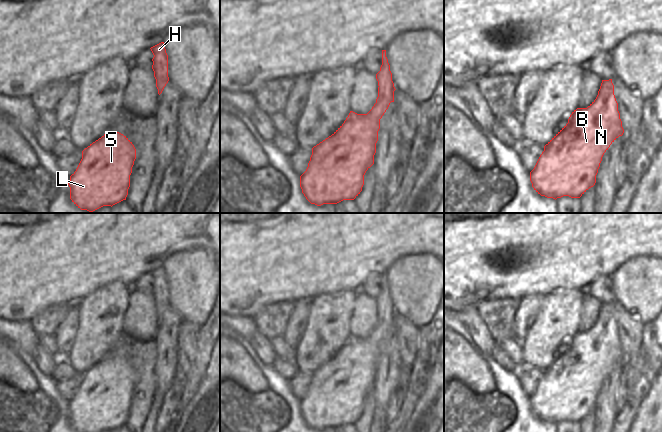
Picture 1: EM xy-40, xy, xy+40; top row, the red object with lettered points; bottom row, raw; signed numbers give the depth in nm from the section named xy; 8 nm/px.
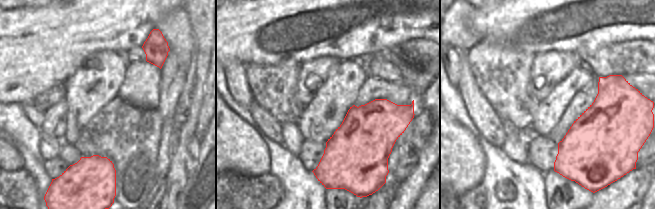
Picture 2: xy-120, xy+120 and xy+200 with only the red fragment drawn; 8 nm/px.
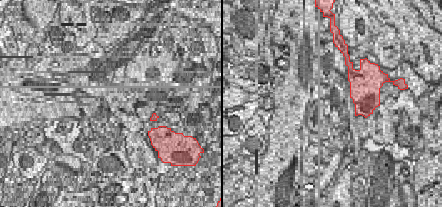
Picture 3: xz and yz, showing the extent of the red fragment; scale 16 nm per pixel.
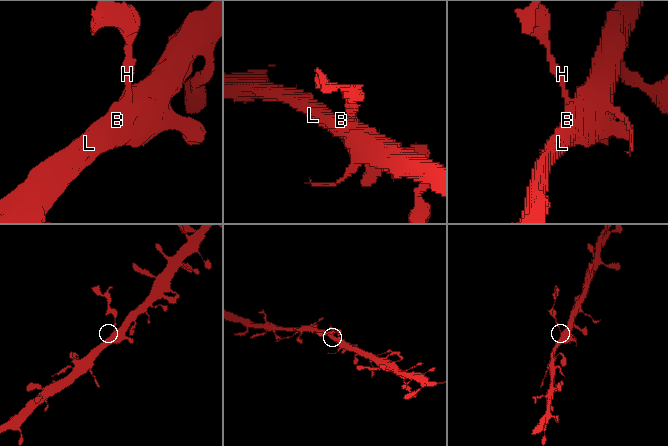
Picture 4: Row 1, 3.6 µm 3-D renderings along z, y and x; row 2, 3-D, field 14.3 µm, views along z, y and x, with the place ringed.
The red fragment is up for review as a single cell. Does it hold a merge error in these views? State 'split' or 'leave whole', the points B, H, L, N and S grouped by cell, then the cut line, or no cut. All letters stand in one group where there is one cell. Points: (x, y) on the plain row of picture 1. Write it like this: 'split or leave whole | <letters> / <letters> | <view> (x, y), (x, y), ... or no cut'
split | B L N S / H | xy+40 (601, 309), (614, 322)

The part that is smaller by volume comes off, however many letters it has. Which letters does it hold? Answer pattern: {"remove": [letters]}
{"remove": ["H"]}

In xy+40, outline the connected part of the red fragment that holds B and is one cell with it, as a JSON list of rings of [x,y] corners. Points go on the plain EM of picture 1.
[[[600,310],[596,323],[587,332],[577,332],[568,347],[544,370],[530,405],[534,414],[547,422],[569,420],[580,422],[596,407],[596,399],[604,377],[624,357],[618,327]]]

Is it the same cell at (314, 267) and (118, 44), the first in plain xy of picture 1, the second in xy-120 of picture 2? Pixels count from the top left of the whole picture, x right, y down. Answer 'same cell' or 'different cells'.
same cell

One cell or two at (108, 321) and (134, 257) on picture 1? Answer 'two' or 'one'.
two

